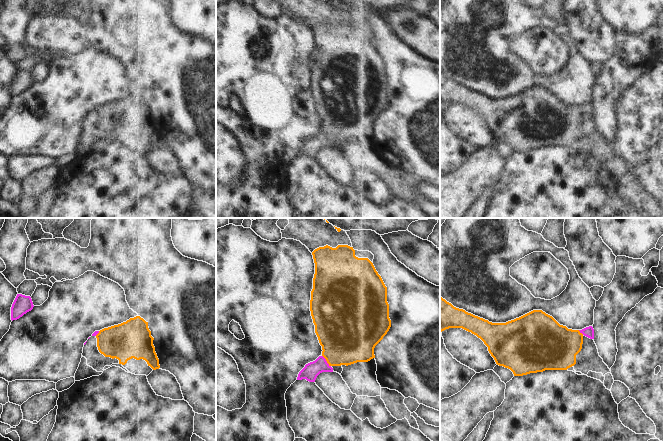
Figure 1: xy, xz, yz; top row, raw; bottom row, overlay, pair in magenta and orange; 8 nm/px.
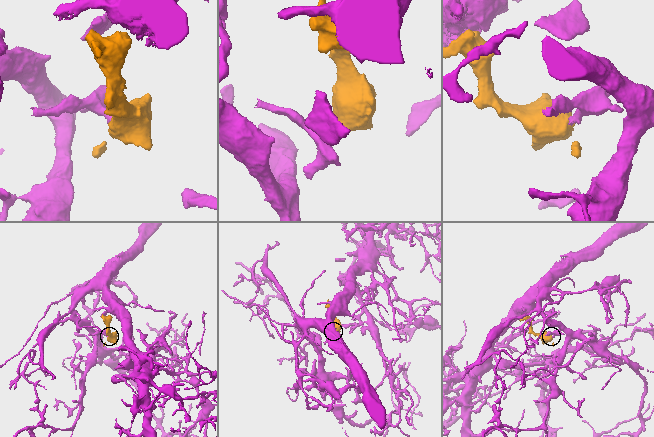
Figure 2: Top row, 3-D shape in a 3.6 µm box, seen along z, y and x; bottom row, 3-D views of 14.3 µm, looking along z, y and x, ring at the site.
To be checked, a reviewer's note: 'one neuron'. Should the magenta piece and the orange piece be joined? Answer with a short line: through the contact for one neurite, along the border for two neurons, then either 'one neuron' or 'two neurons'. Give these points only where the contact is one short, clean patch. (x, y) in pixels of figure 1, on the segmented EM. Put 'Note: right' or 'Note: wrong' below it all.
line xz (311, 370), (326, 361), (346, 337); one neuron
Note: right

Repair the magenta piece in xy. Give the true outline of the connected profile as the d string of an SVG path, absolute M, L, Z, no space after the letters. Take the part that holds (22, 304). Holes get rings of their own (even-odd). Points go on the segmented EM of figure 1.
M17 294L11 307L11 320L17 320L33 309L34 305L30 296Z

